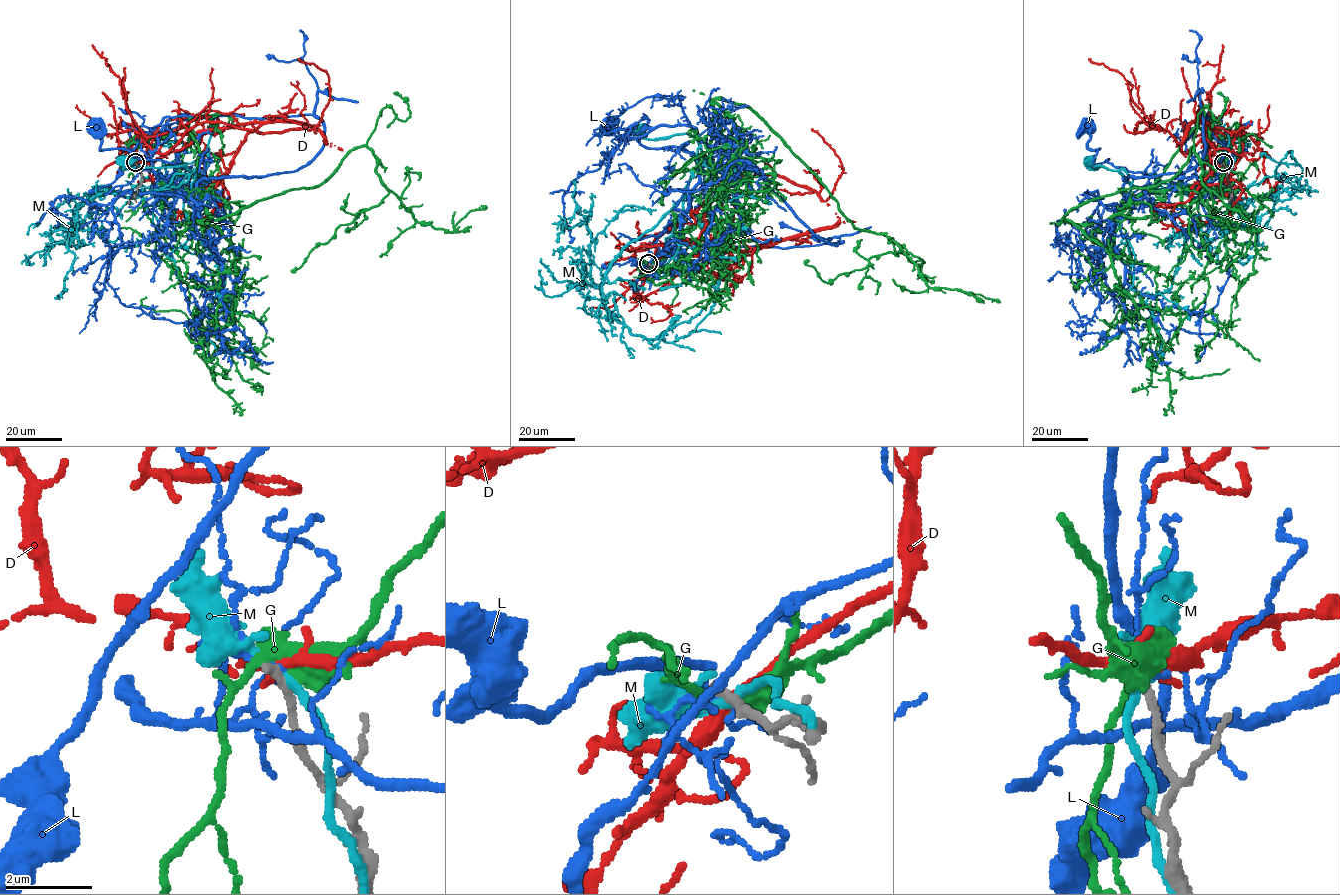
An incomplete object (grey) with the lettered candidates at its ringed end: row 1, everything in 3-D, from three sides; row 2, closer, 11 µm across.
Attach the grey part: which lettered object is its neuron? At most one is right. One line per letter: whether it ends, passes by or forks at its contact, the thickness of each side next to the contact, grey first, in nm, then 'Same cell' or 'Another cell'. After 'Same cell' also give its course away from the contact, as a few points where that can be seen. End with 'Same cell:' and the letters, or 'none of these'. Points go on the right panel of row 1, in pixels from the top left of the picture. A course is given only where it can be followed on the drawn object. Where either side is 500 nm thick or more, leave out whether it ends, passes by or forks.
D: It forks there. Thickness 220 nm (grey) against 240 nm. Another cell
G: Thickness 240 nm (grey) against 500 nm. Another cell
L: It passes by. Thickness 240 nm (grey) against 100 nm. Another cell
M: It passes by. Thickness 240 nm (grey) against 240 nm. Another cell
Same cell: none of these

